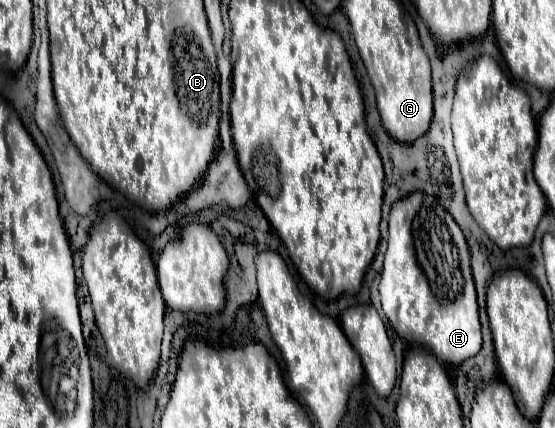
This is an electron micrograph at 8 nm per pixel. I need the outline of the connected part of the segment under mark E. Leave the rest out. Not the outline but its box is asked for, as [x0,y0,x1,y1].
[378,193,482,365]

